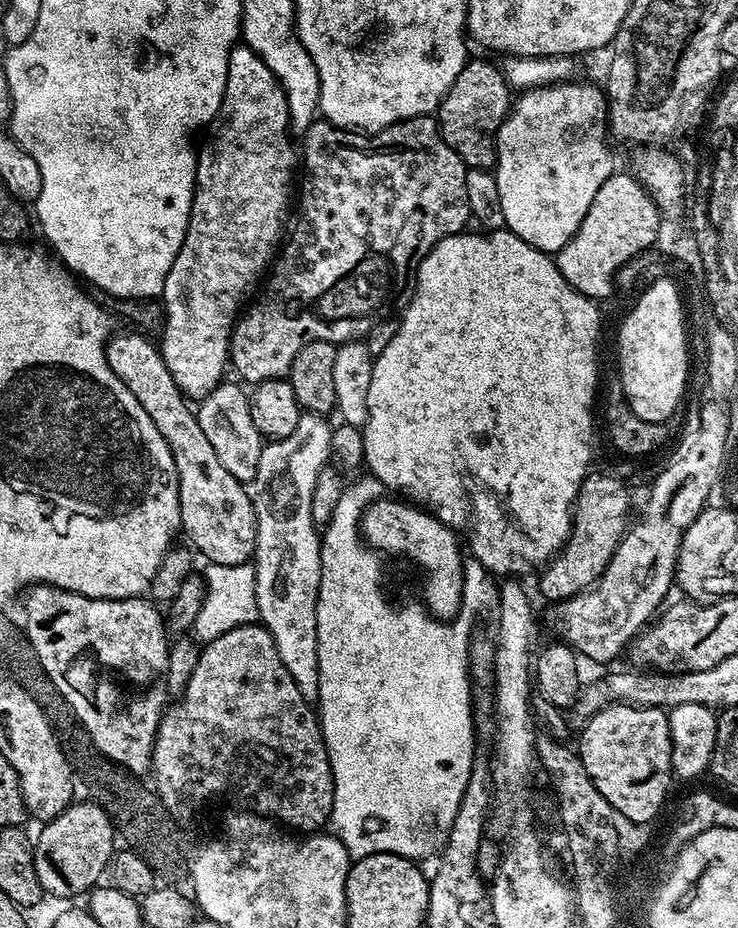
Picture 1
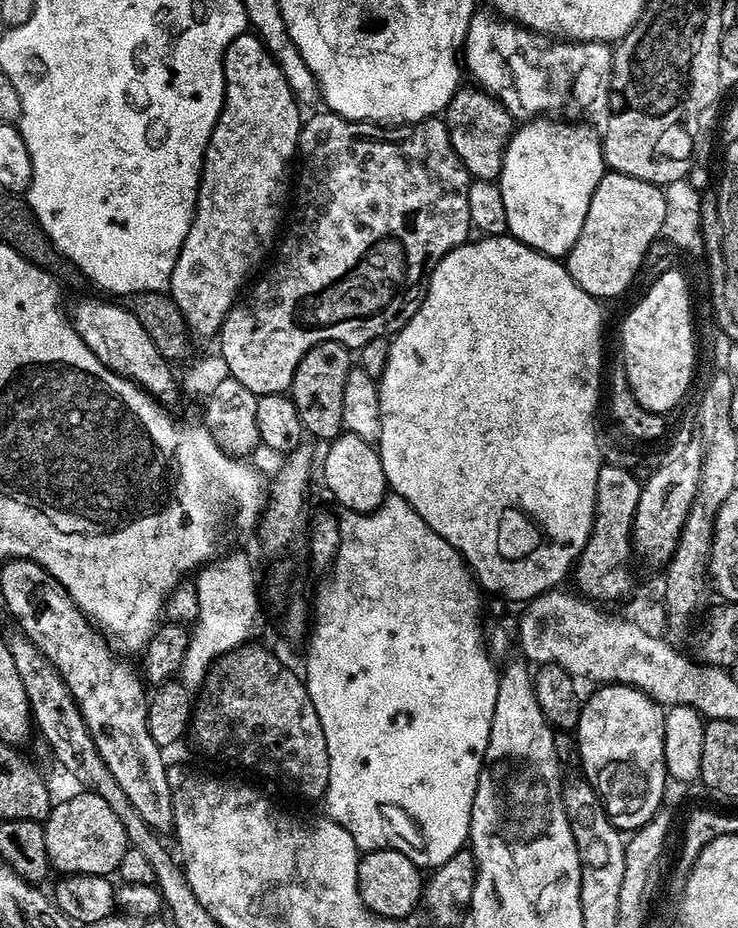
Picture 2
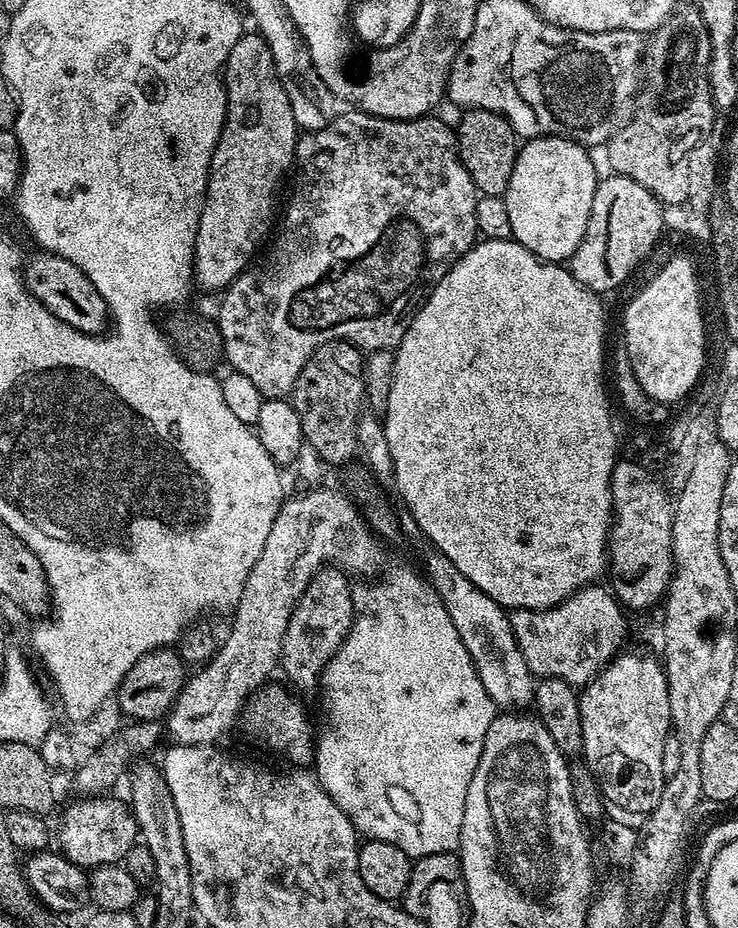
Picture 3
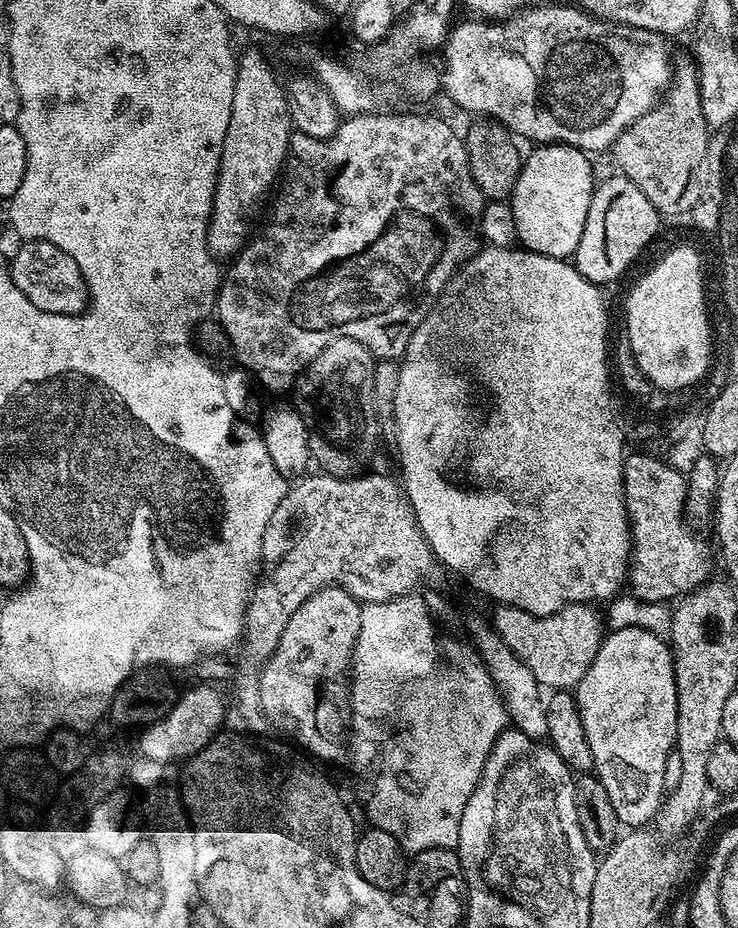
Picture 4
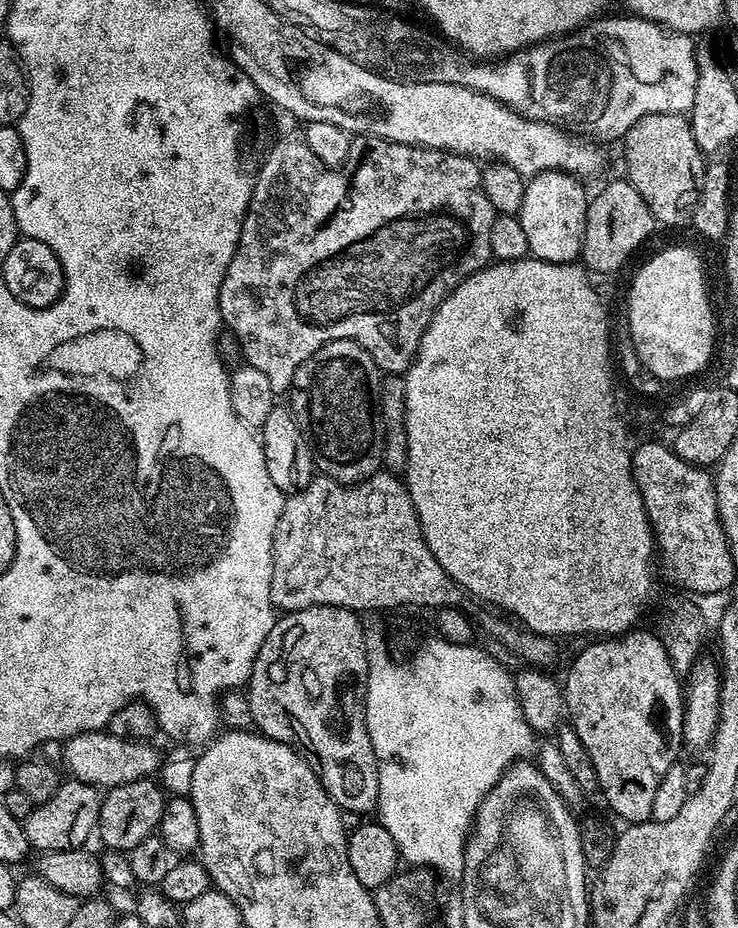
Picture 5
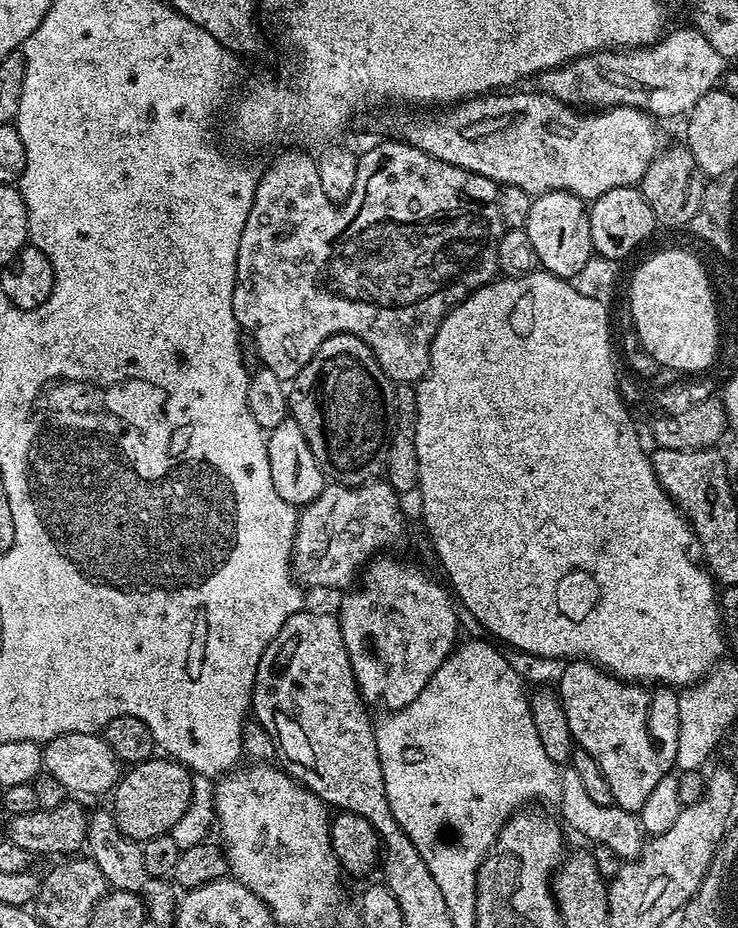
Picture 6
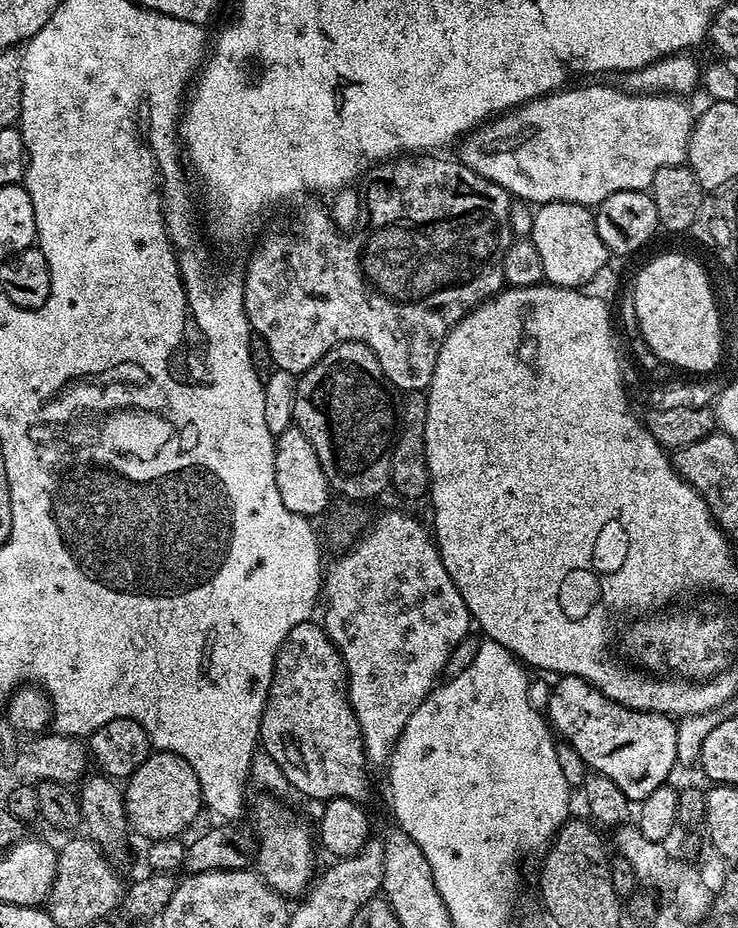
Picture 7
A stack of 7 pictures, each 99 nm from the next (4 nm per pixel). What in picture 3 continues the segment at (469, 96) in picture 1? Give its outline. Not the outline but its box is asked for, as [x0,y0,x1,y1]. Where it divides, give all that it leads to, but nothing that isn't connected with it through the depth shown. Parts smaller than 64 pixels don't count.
[454,108,518,196]

